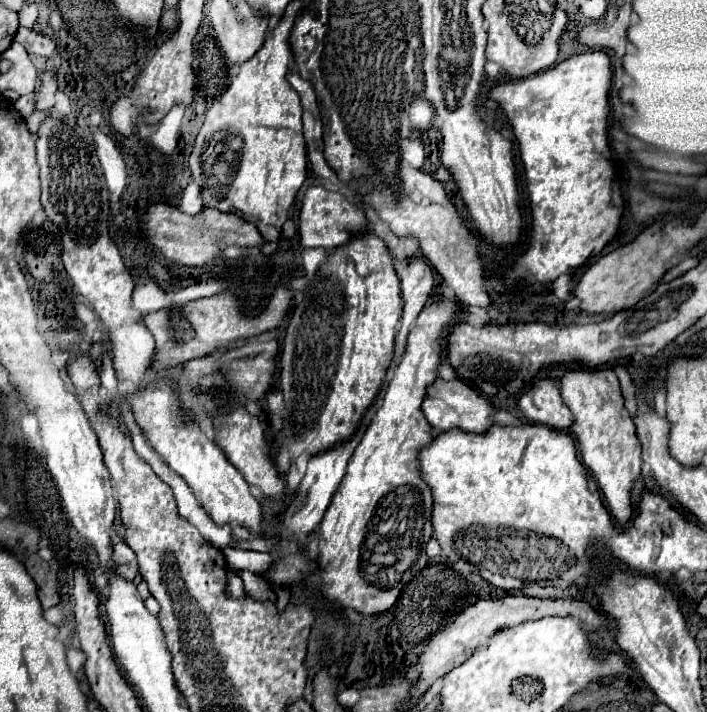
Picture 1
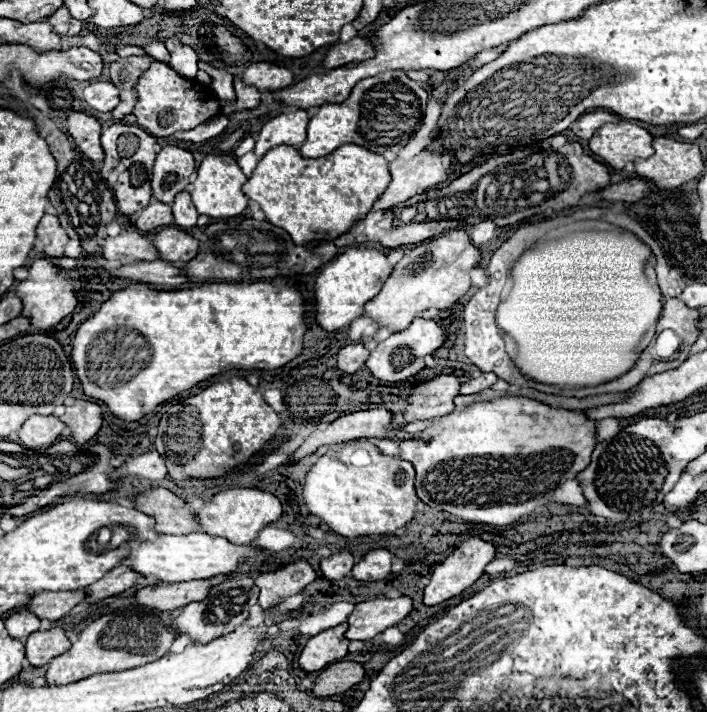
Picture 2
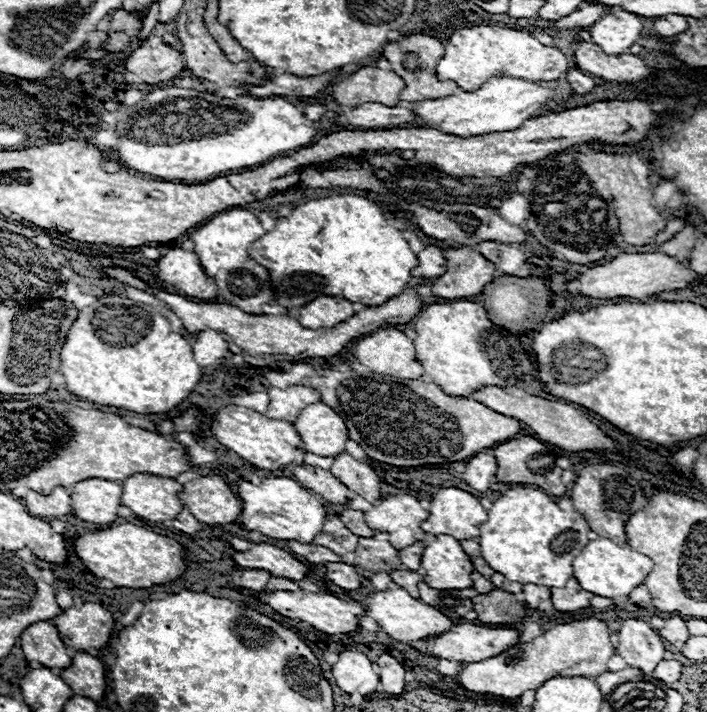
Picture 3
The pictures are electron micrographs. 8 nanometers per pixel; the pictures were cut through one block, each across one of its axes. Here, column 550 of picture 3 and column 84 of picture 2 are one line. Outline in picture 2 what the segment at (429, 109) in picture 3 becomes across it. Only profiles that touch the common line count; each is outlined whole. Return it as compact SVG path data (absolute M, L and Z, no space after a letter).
M94 82L84 90L84 100L98 112L110 112L120 102L120 90L112 82Z

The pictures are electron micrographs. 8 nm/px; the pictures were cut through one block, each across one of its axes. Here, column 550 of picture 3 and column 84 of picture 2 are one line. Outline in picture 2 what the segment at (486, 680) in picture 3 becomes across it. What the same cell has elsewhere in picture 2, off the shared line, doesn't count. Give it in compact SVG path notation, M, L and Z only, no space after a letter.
M126 606L114 614L104 614L92 624L88 624L80 632L78 642L74 642L68 652L50 660L46 670L46 682L54 686L62 686L100 672L120 672L126 668L136 668L138 664L146 664L162 658L174 644L176 636L178 634L162 622L156 610Z

